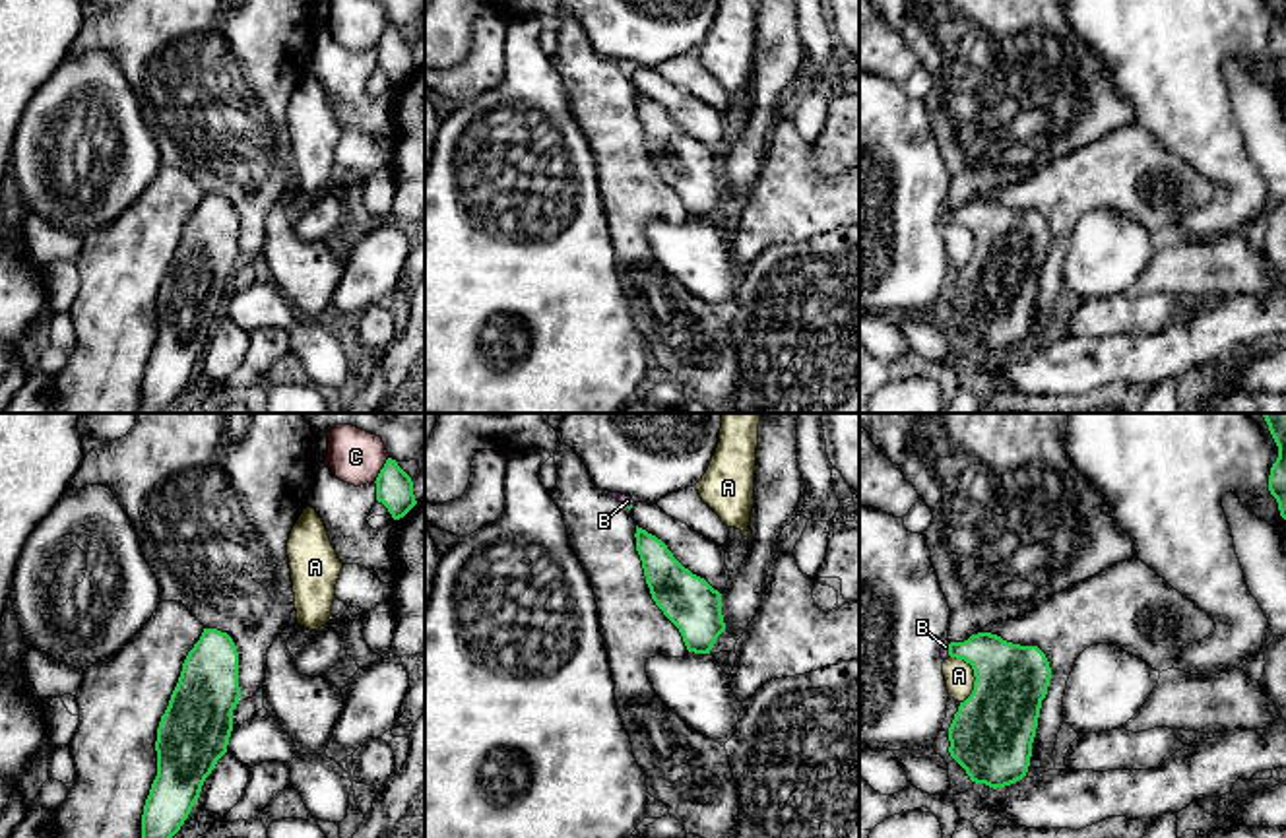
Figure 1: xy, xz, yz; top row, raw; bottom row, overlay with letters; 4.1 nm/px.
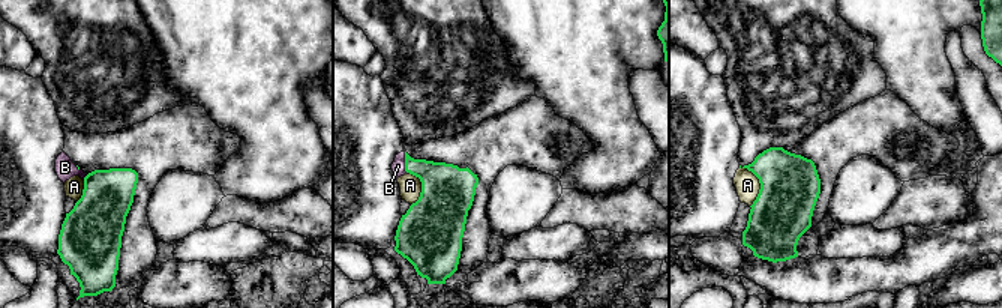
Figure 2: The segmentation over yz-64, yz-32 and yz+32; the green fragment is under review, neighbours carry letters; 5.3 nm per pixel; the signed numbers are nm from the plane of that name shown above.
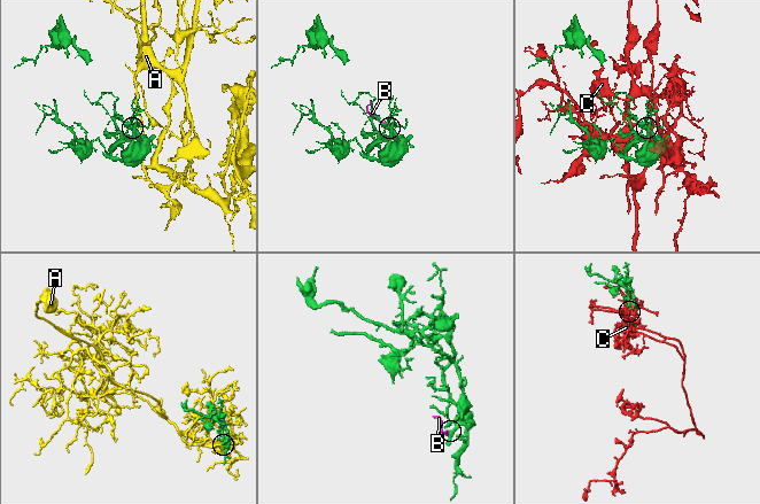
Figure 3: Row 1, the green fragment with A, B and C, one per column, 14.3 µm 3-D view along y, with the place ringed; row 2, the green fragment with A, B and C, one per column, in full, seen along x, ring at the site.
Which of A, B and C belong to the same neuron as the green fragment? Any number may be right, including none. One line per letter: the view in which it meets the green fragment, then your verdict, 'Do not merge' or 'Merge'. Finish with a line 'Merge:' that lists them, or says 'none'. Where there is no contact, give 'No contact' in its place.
A: Touches green in yz. Do not merge
B: Touches green in yz. Merge
C: Touches green in xy. Do not merge
Merge: B

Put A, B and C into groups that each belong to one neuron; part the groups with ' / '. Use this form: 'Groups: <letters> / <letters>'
Groups: A / B / C

